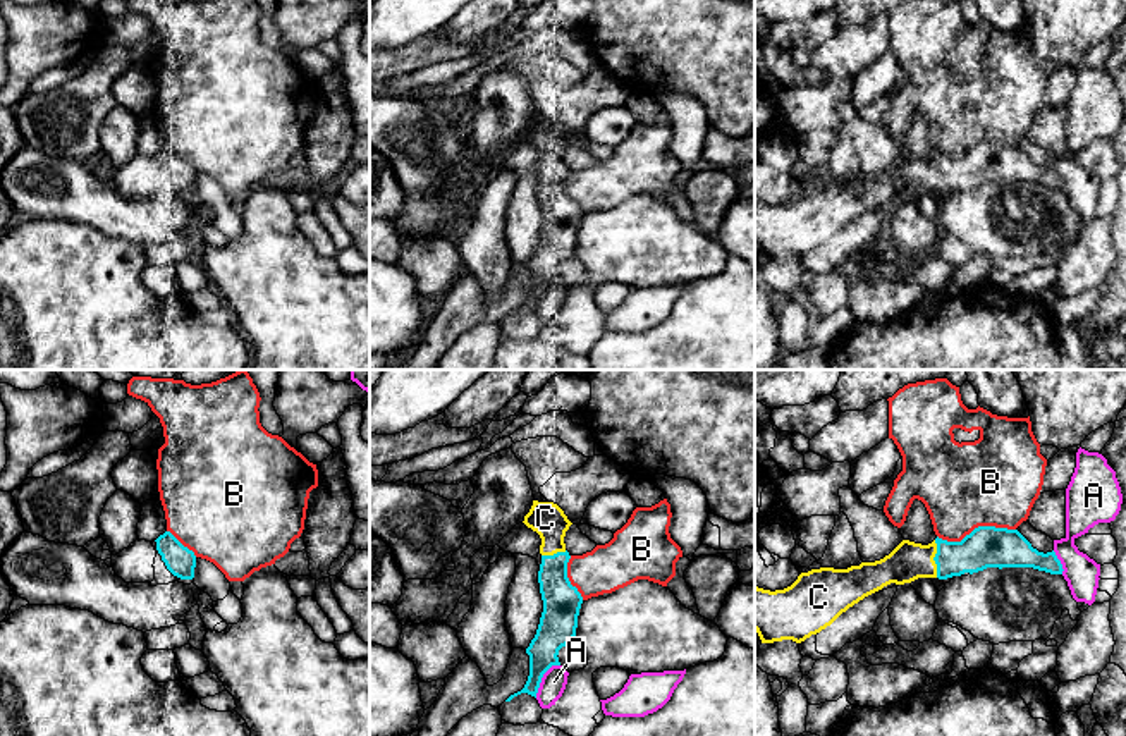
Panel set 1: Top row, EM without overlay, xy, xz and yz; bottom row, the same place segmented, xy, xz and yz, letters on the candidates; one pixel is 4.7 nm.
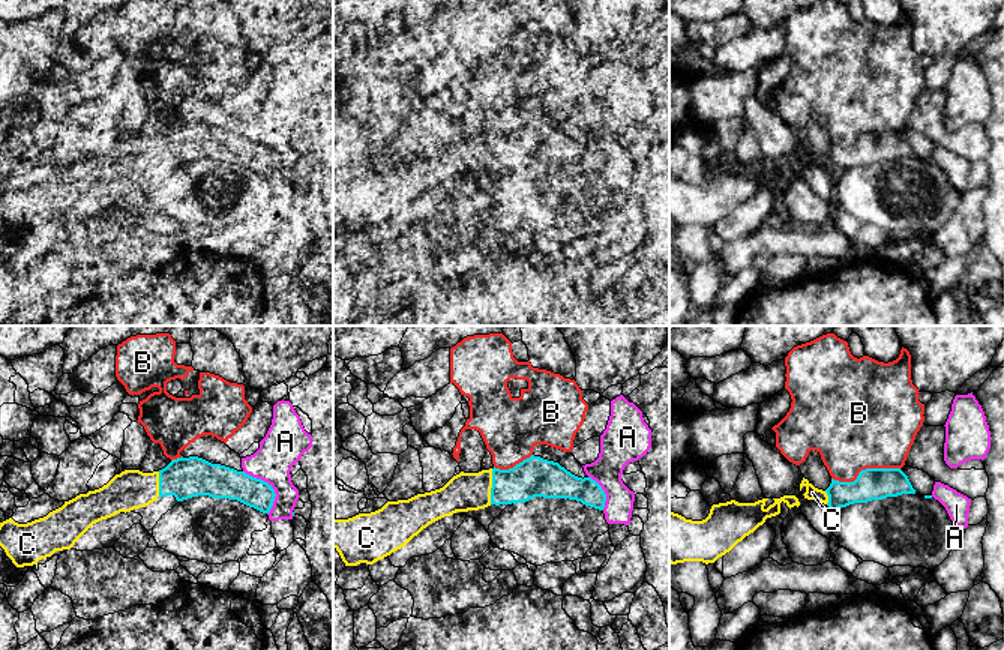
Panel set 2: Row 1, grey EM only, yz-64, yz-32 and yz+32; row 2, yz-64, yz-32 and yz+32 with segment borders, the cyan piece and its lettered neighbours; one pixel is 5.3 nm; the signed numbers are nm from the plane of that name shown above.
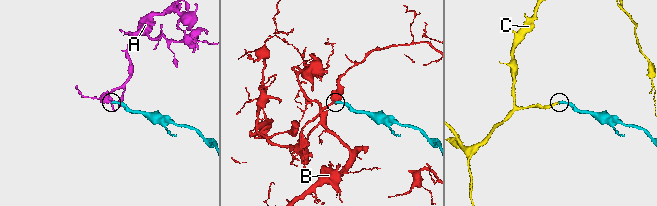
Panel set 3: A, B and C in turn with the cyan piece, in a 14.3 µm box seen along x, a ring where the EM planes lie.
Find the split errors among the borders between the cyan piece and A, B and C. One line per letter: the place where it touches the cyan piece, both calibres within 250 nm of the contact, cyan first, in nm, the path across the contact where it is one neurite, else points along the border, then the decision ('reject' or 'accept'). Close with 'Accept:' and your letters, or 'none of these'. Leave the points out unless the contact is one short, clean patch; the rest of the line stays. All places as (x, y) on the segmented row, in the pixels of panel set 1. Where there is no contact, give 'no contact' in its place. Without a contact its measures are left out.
A: xz (542, 676) | 180/120 nm | reject
B: yz (975, 528) | 190/420 nm | reject
C: yz (934, 559) | 190/180 nm | accept
Accept: C

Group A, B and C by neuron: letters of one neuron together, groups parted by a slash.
A / B / C

